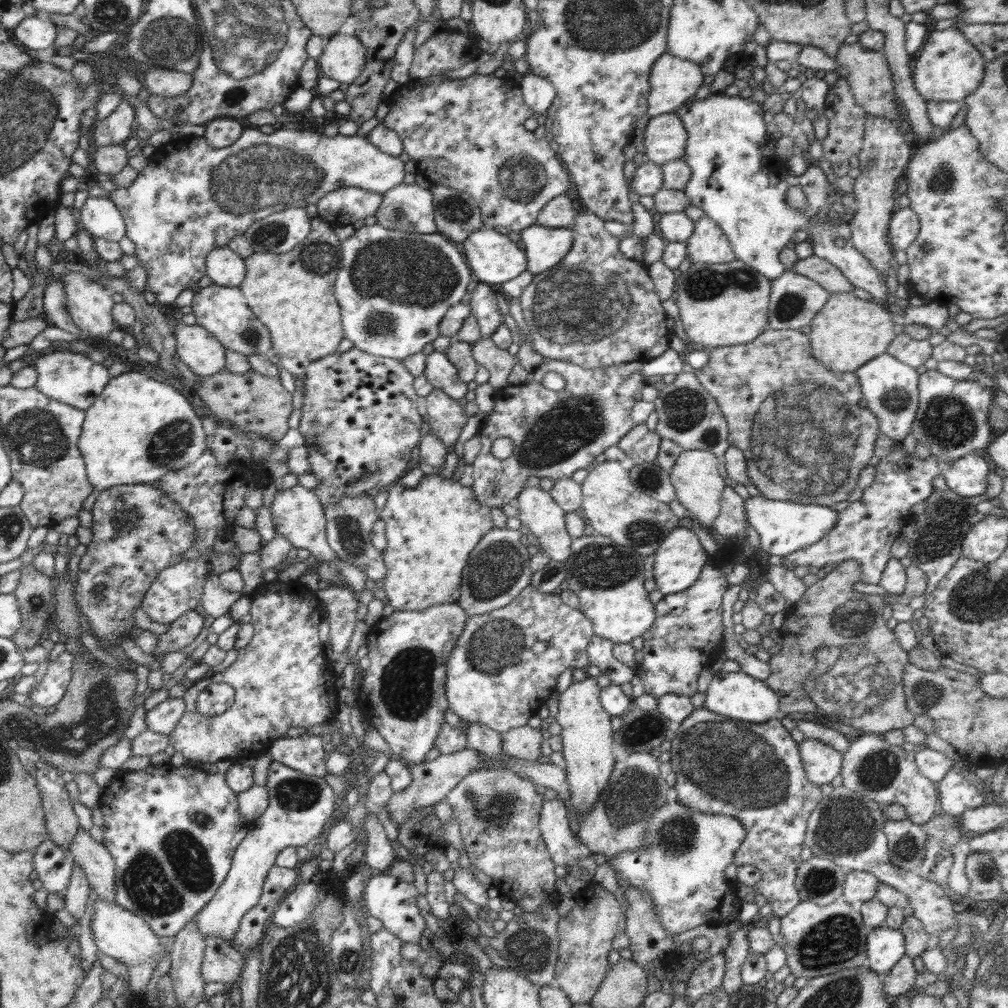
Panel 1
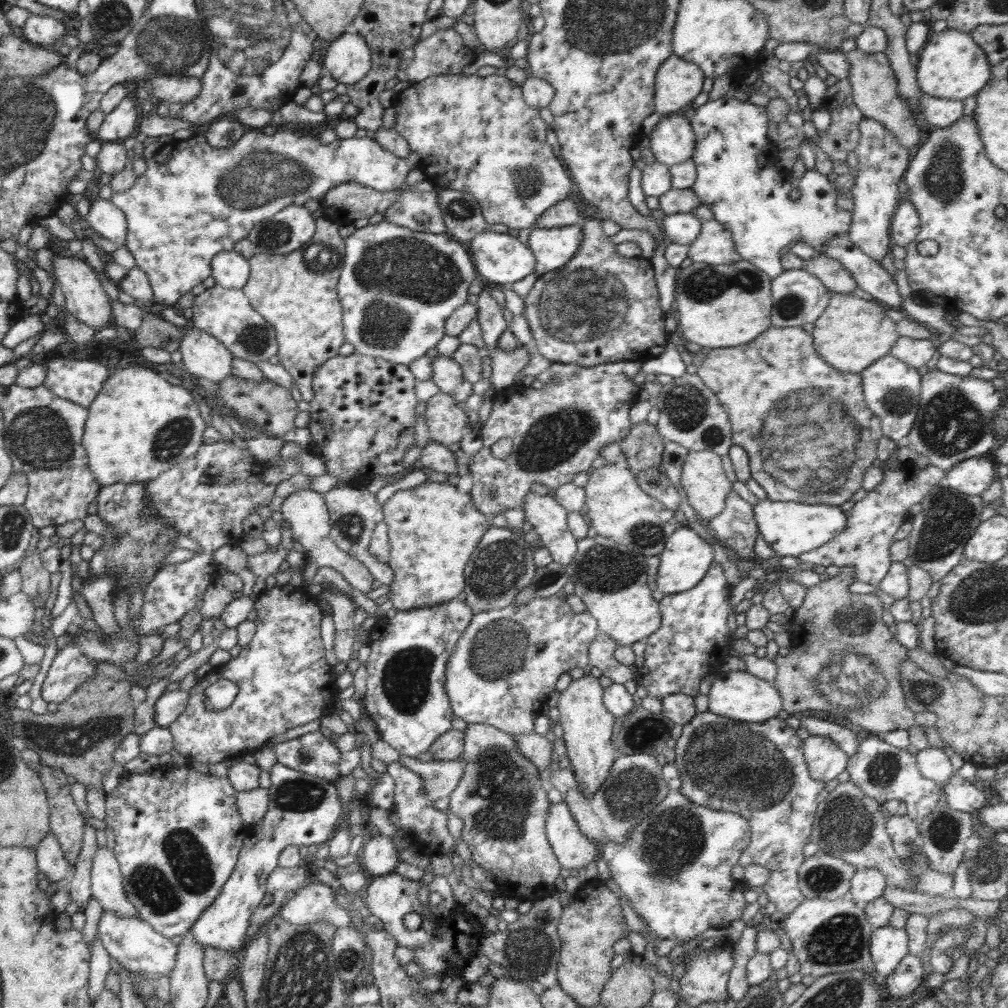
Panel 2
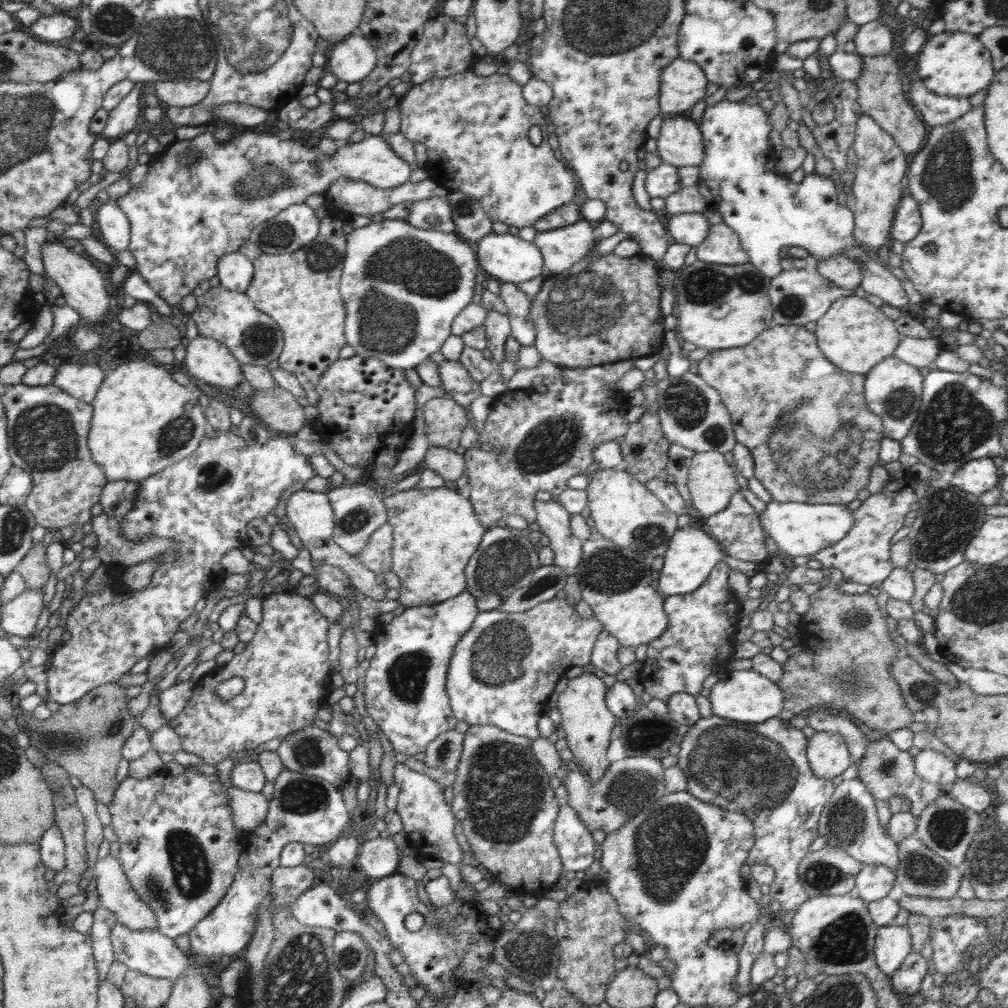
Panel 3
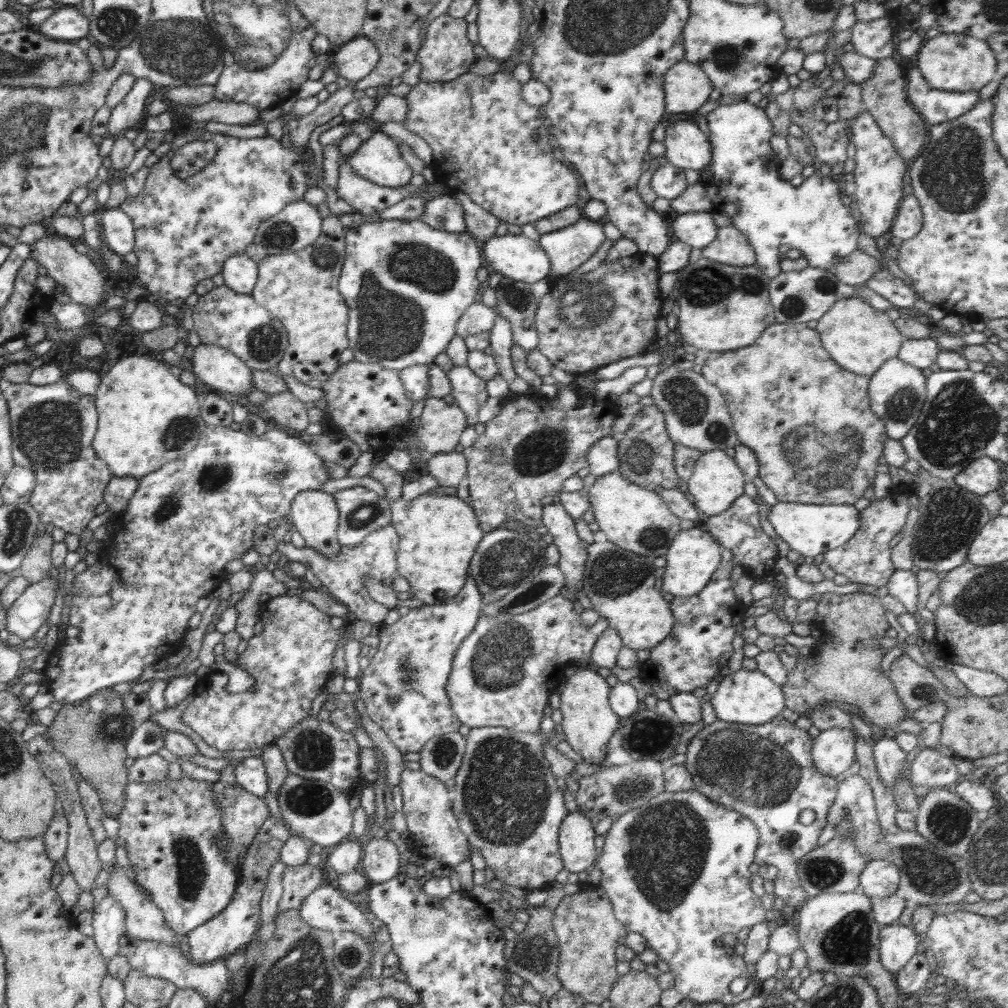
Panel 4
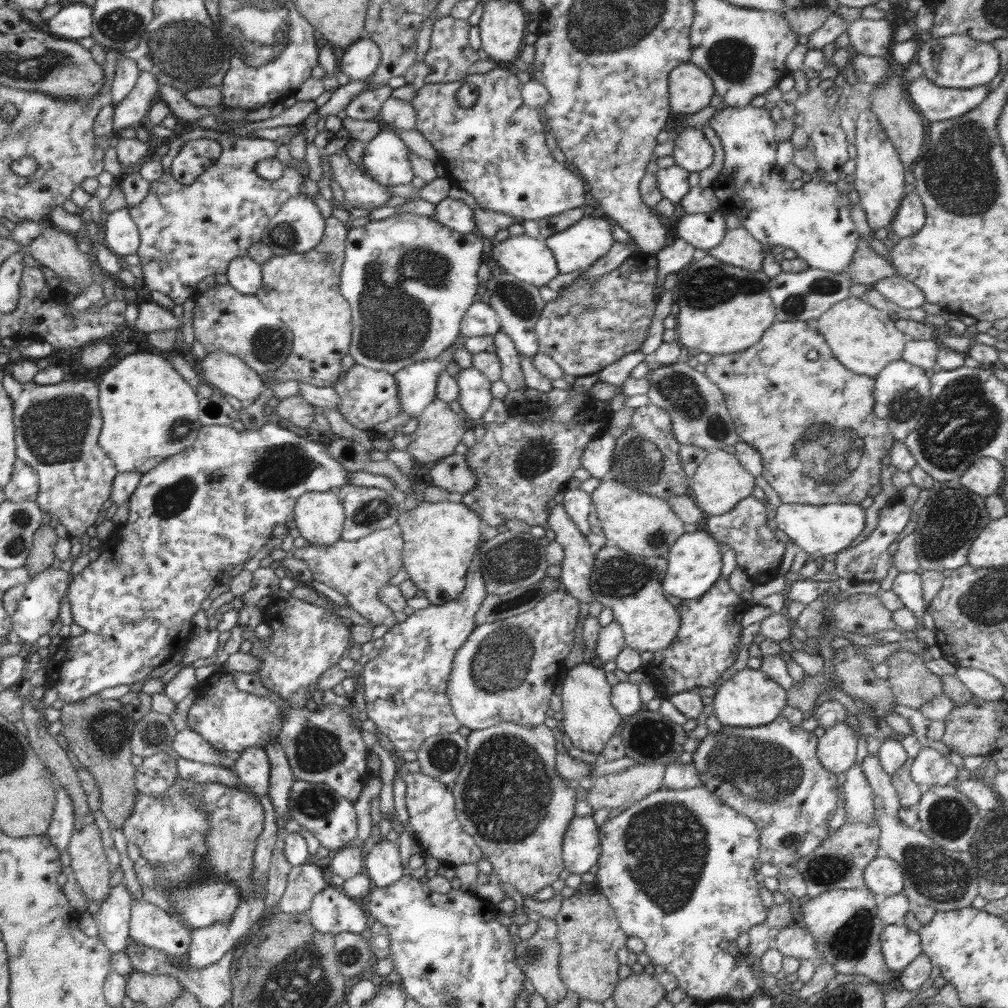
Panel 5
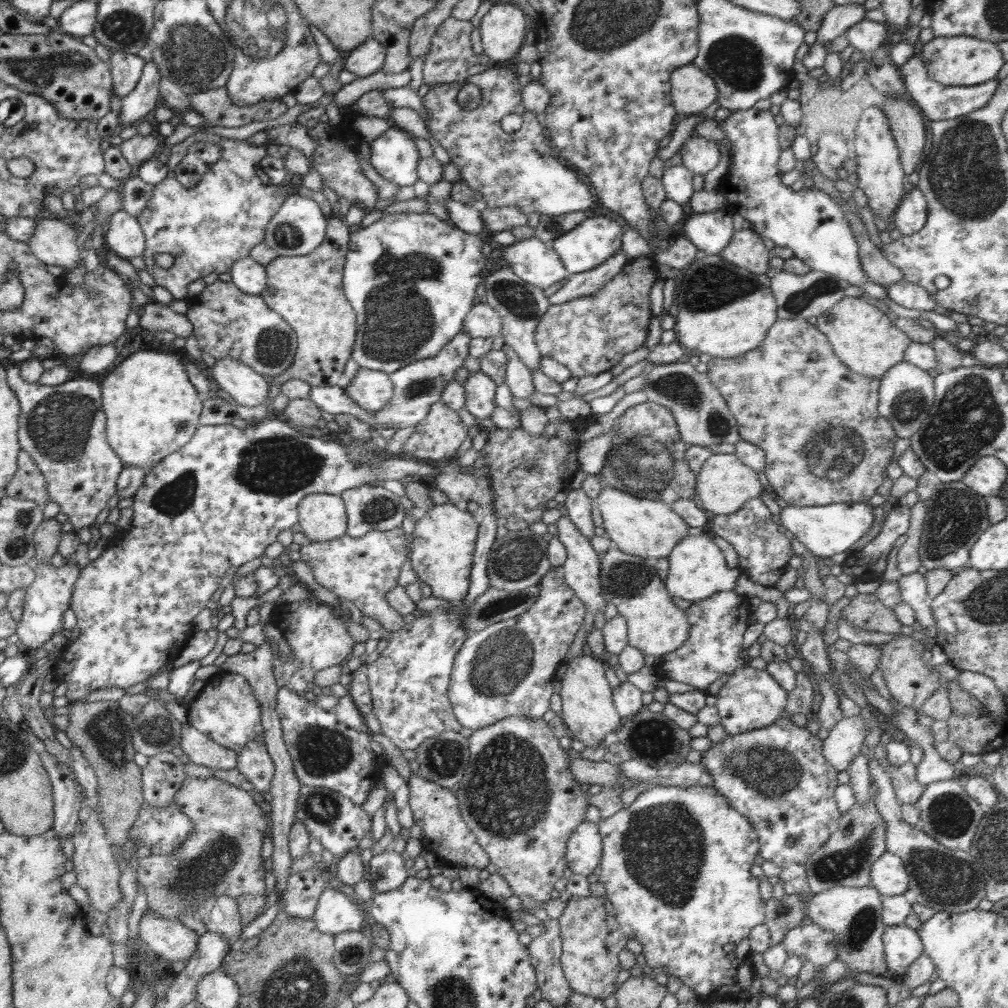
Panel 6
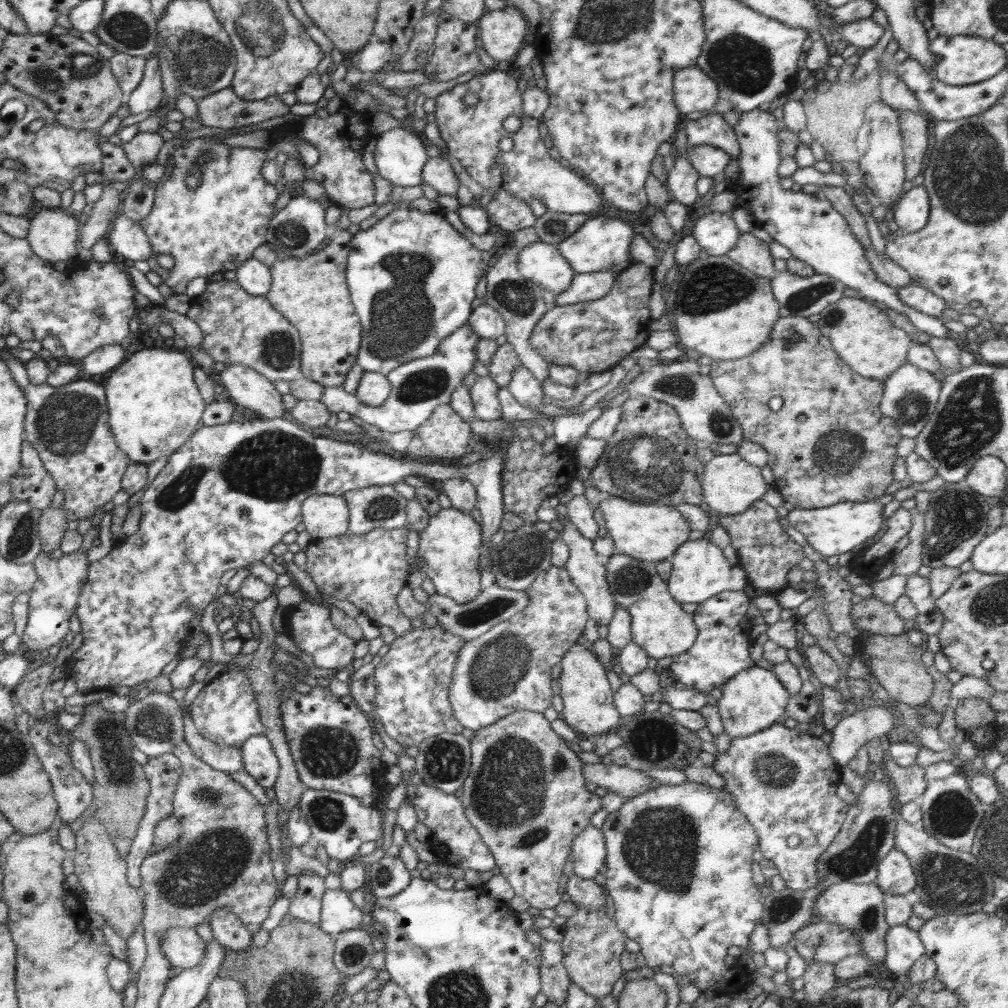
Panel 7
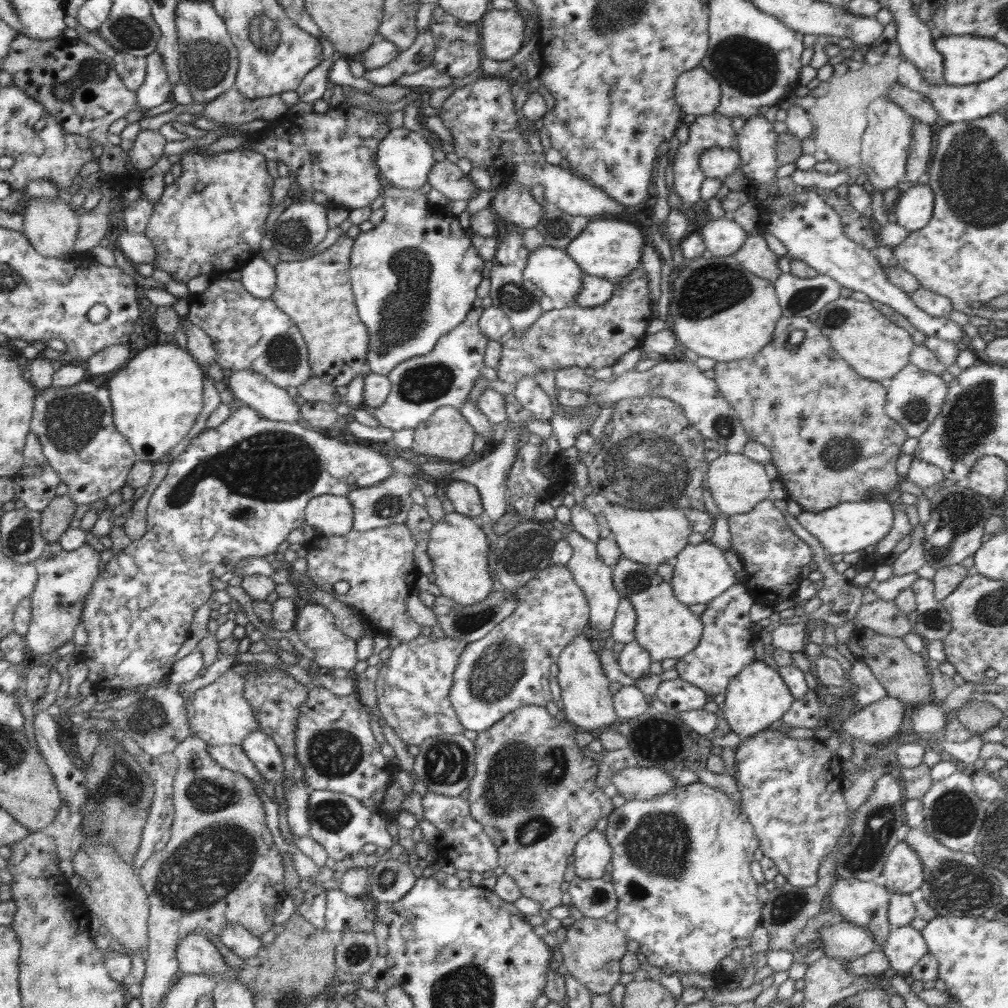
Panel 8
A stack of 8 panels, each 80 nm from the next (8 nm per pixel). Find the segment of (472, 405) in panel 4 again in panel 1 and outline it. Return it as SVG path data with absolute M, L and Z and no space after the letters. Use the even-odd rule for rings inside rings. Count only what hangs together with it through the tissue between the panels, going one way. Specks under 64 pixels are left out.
M432 351L426 359L424 376L433 388L442 389L448 396L458 400L468 392L467 383L458 376L457 368L442 352Z

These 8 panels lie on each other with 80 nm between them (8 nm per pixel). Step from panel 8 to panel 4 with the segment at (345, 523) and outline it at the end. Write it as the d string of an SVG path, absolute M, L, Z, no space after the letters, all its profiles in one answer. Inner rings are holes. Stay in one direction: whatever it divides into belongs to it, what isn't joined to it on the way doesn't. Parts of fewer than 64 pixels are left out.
M320 490L299 492L292 501L288 520L291 528L304 538L307 547L316 549L326 558L334 558L341 551L337 539L339 510L334 495Z

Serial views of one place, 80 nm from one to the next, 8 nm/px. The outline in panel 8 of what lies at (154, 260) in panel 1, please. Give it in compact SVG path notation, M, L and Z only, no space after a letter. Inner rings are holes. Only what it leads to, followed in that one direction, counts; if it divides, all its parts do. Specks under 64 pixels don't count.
M400 127L392 129L381 140L375 160L382 177L390 180L392 186L397 188L420 189L428 184L428 173L432 170L434 157L432 152L436 145L428 141L419 133ZM244 148L210 156L194 149L182 153L179 160L182 166L180 178L168 180L162 198L153 206L152 217L144 230L144 235L154 244L158 253L153 268L168 272L176 282L187 283L192 277L212 274L218 270L239 270L246 261L257 256L266 232L266 219L272 209L272 189L275 183L266 162L264 155ZM198 183L204 184L199 193L193 189Z

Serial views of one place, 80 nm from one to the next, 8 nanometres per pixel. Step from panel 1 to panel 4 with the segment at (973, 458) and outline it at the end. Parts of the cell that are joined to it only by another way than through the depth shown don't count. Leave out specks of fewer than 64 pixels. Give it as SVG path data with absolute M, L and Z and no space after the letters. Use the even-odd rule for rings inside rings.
M982 457L974 460L972 464L968 464L961 473L955 476L954 481L968 492L980 496L989 492L999 492L1004 478L1002 464L996 460Z

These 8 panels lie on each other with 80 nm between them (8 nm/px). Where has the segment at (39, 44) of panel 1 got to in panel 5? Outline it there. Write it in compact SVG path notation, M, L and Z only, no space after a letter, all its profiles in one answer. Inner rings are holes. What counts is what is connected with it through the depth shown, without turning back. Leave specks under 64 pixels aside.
M65 3L60 11L47 20L48 30L52 35L77 41L90 36L92 32L91 7L84 3Z

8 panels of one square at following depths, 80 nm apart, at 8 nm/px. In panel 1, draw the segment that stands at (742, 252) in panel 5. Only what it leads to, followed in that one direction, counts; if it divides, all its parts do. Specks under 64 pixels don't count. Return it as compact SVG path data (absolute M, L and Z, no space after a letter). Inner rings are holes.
M706 216L694 222L694 234L685 244L692 263L724 264L736 260L722 228Z

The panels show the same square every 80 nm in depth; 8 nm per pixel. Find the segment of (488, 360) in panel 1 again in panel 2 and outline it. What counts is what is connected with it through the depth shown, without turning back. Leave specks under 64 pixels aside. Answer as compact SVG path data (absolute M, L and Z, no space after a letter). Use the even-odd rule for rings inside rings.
M524 345L514 349L512 352L498 347L493 349L487 348L487 351L490 360L492 360L492 375L489 380L491 380L492 386L495 389L512 386L516 374L521 372L524 366L528 364L528 361L532 361Z

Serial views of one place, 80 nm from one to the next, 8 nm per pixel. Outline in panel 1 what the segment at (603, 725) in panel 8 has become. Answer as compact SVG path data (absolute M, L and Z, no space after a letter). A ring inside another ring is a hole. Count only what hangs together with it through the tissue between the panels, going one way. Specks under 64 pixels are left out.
M588 676L582 682L573 684L559 696L560 712L556 721L562 727L562 754L566 761L566 783L570 789L570 801L574 809L587 814L607 789L613 768L616 765L611 744L613 731L611 715L600 705L601 688L597 678Z

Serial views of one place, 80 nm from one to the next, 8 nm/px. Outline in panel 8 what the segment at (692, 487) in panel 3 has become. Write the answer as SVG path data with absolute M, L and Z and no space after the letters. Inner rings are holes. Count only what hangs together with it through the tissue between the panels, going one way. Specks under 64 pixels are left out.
M722 453L709 463L706 487L716 506L724 515L739 515L750 512L761 500L771 499L772 481L764 471L764 465L758 464L740 454Z

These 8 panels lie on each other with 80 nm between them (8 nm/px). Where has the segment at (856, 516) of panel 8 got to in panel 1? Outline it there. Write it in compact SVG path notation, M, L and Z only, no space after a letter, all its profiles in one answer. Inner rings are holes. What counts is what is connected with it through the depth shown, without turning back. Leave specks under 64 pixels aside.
M762 495L745 500L745 513L749 526L754 527L760 536L761 550L781 557L817 543L838 520L838 512L827 506L770 500Z

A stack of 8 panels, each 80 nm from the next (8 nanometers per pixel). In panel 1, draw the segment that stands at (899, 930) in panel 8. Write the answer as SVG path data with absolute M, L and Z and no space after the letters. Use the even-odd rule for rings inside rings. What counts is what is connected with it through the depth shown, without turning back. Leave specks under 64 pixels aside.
M875 927L866 940L869 968L879 976L888 974L905 955L906 942L898 929Z

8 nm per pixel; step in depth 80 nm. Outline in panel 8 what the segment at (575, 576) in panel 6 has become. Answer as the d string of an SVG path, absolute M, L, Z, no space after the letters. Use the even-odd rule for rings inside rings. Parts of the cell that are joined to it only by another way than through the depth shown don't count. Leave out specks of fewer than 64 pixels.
M572 530L564 539L570 543L572 547L571 559L566 563L567 568L572 573L576 584L585 594L589 606L589 628L605 635L609 634L612 628L616 611L621 599L620 593L612 582L613 568L606 566L597 553L597 543L586 540L579 532Z

